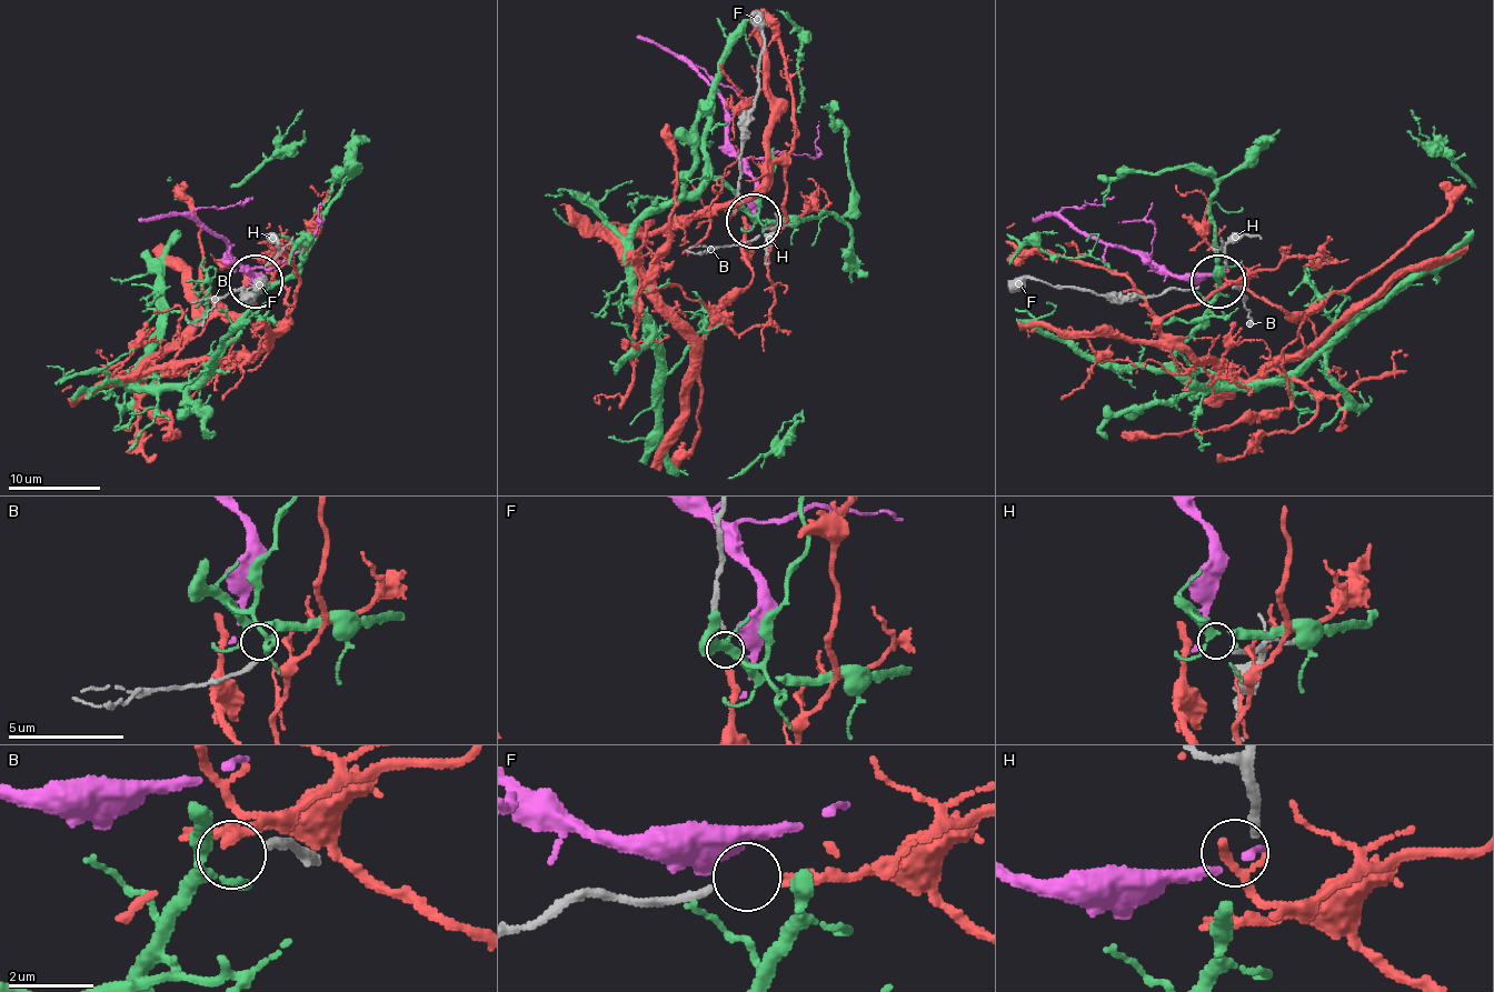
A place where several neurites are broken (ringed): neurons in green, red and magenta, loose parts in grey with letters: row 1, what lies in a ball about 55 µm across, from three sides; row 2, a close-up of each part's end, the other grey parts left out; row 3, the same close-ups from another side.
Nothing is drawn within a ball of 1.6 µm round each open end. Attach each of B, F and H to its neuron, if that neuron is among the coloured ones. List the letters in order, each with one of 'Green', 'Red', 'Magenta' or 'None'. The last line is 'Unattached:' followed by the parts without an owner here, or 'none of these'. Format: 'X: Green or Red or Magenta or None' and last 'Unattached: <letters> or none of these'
B: Green
F: Red
H: Magenta
Unattached: none of these

